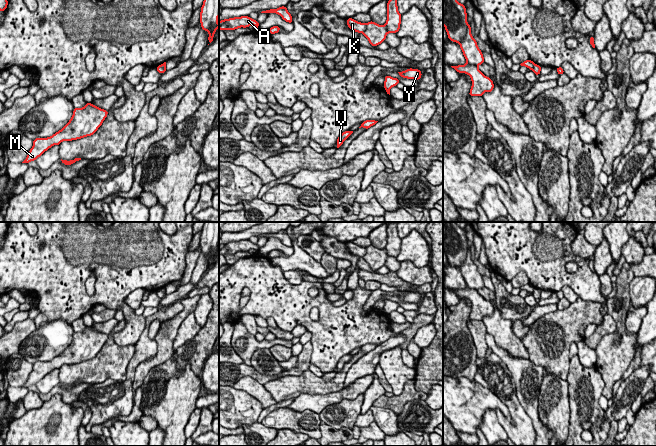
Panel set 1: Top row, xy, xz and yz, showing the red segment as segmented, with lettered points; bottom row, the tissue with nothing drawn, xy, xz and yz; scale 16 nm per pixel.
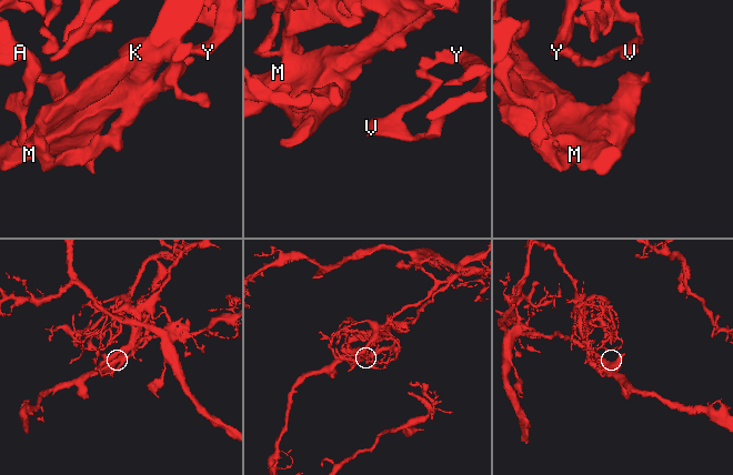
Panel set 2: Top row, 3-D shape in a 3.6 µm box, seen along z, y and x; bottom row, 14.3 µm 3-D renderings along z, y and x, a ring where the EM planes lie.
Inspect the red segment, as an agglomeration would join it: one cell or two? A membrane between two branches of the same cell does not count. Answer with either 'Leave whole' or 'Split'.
Split

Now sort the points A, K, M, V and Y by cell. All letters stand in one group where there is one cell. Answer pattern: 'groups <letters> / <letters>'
groups A K V / M Y

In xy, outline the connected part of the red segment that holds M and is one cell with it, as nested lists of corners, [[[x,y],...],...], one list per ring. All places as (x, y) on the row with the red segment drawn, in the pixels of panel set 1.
[[[86,103],[83,108],[74,108],[69,122],[58,132],[47,138],[36,138],[26,159],[22,163],[35,161],[45,151],[54,145],[60,145],[64,140],[72,141],[91,136],[102,125],[108,111]]]

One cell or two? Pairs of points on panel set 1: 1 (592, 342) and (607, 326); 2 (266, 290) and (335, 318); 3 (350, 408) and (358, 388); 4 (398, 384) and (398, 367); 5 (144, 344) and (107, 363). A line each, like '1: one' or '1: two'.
1: one
2: one
3: two
4: one
5: two

